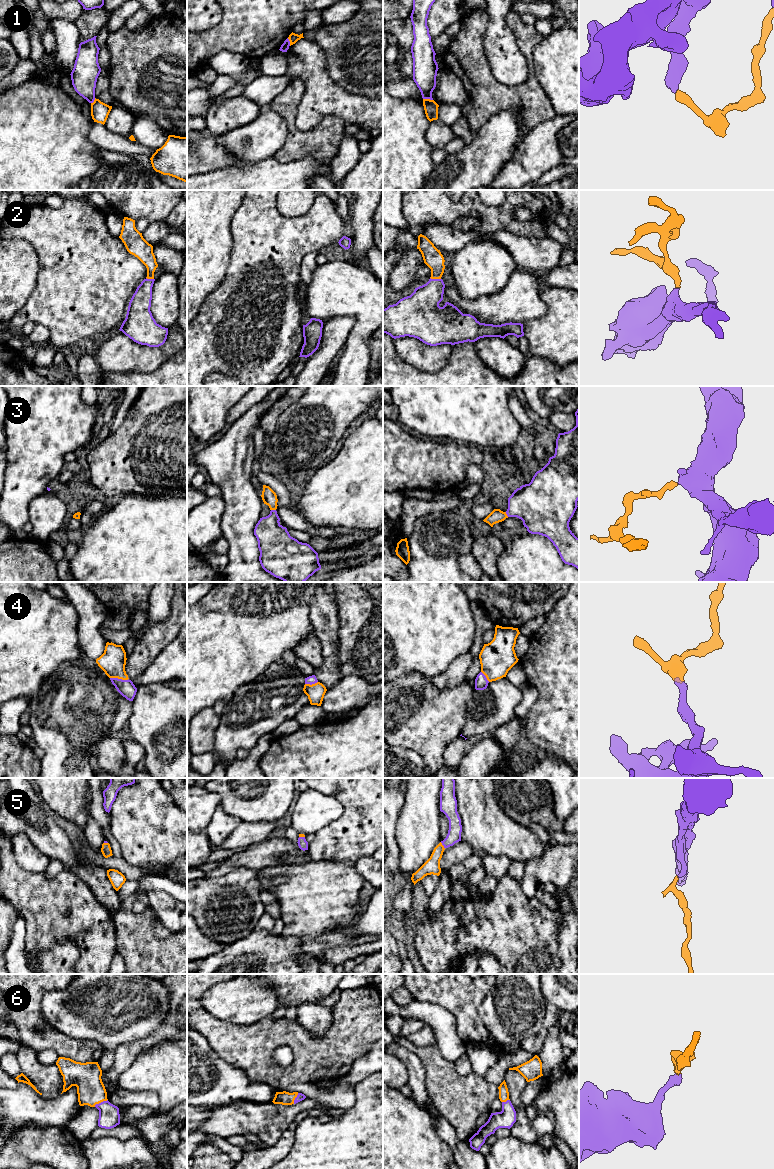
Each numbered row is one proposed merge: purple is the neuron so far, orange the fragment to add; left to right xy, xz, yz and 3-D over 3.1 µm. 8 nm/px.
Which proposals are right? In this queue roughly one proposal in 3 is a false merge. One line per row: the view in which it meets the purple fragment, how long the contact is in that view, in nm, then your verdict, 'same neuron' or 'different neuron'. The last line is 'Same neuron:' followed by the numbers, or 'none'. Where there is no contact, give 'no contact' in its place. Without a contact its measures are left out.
1: contact in yz; length 80 nm; different neuron
2: contact in yz; length 90 nm; same neuron
3: contact in xz; length 40 nm; same neuron
4: contact in xy; length 150 nm; same neuron
5: contact in yz; length 70 nm; same neuron
6: contact in xy; length 130 nm; same neuron
Same neuron: 2, 3, 4, 5, 6

